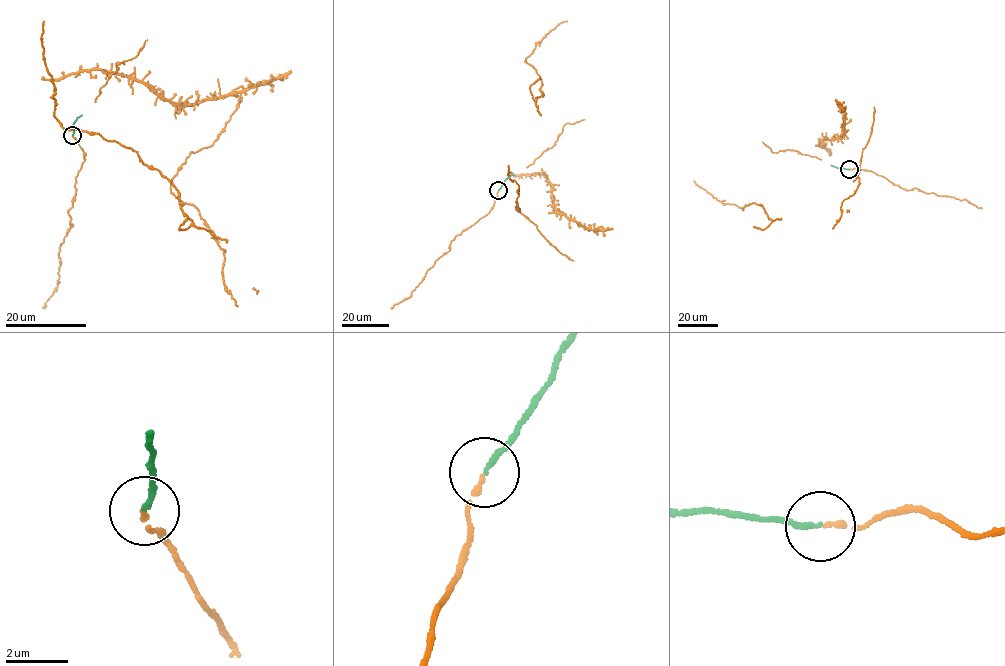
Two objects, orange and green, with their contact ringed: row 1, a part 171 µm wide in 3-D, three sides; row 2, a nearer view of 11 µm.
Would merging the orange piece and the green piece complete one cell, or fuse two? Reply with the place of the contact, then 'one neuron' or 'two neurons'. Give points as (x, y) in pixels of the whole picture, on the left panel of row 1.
(72, 135) | one neuron

